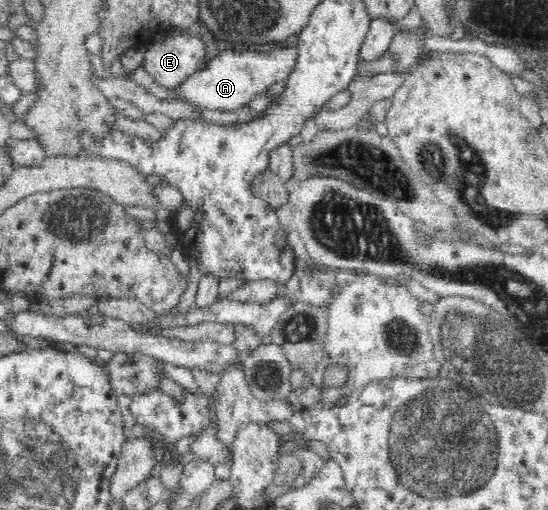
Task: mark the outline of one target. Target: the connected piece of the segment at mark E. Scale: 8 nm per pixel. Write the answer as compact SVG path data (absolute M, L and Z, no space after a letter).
M183 32L171 37L165 34L144 48L143 69L157 85L167 90L175 91L185 79L203 68L206 44L195 35Z

